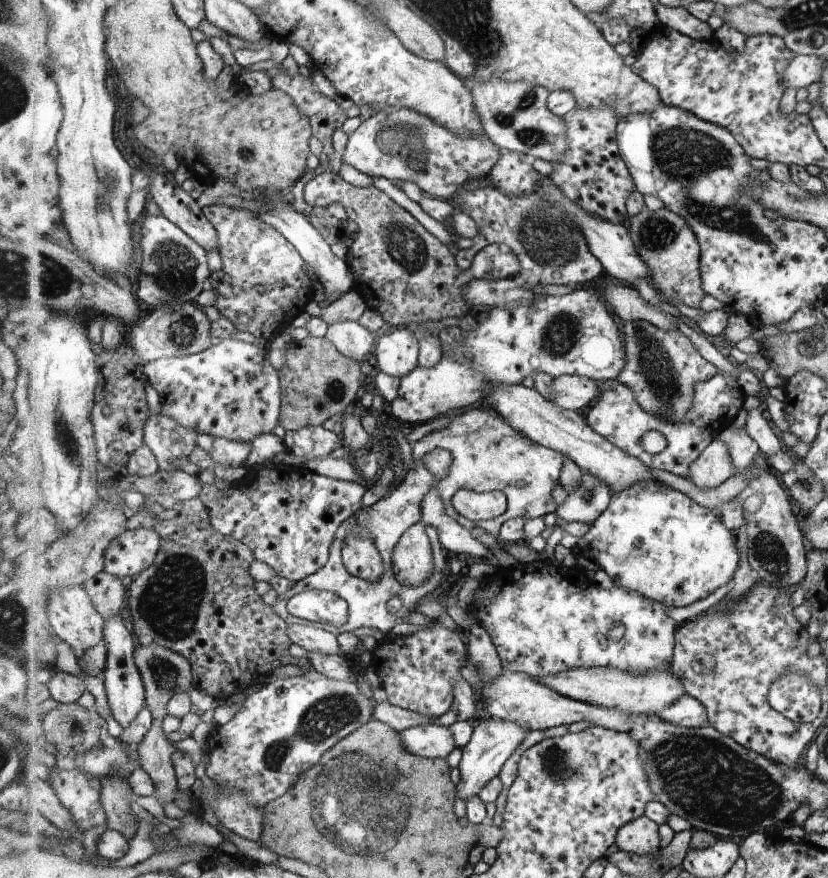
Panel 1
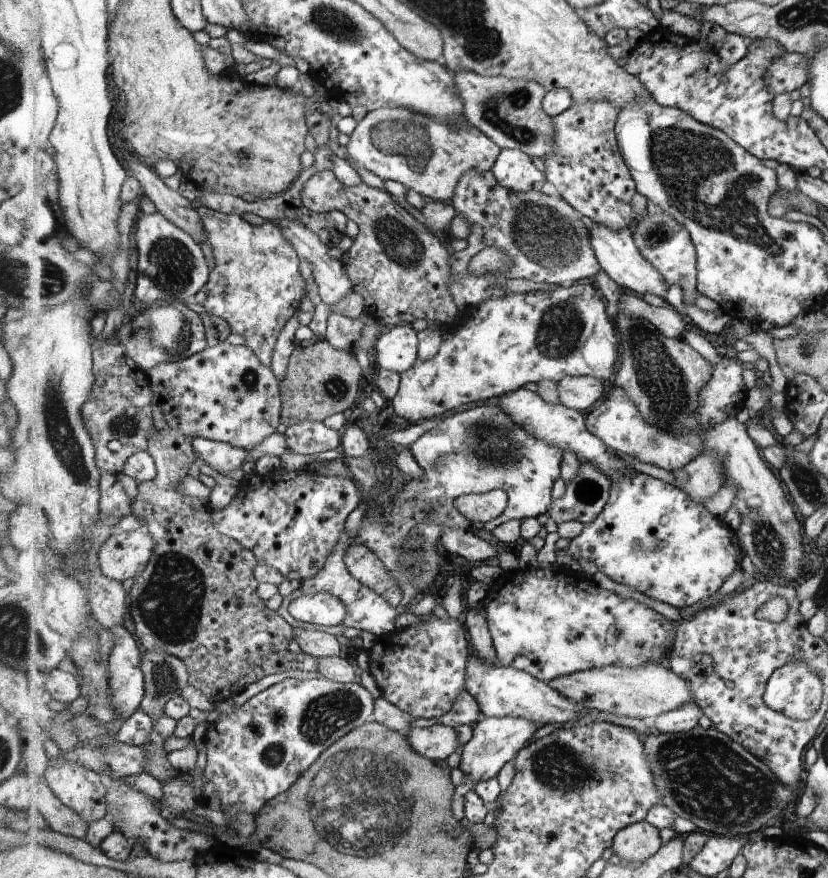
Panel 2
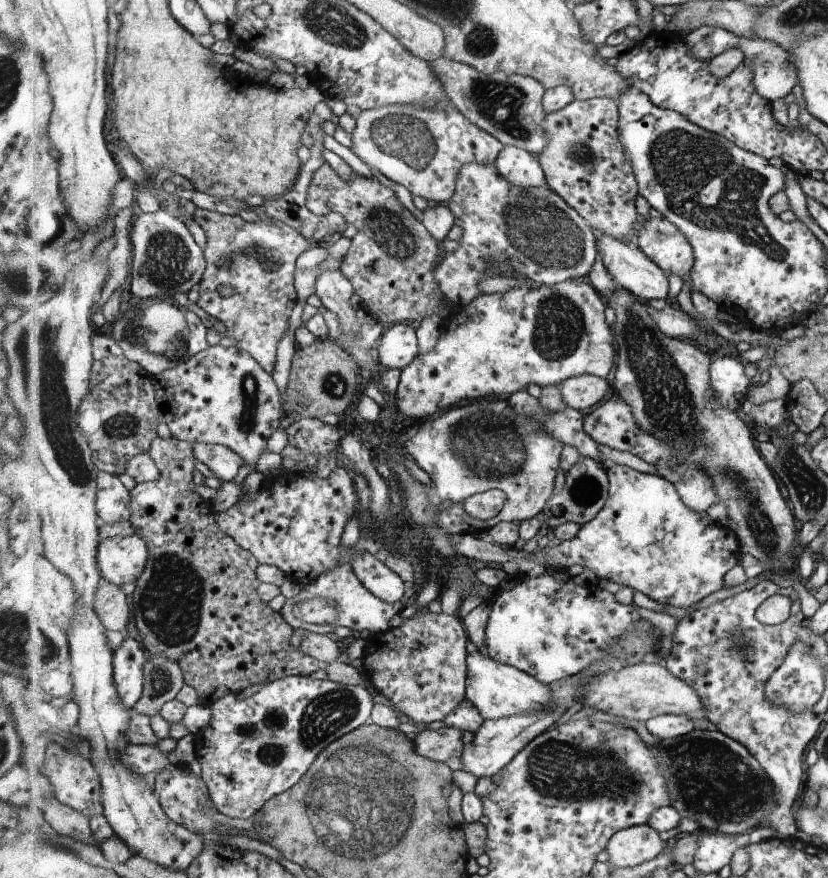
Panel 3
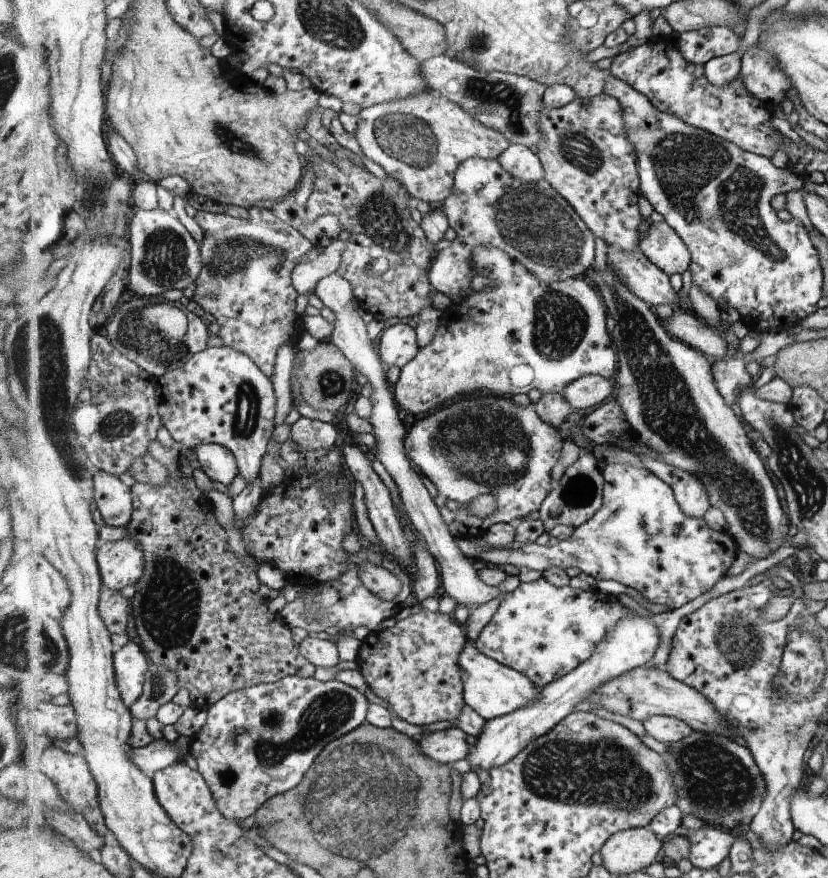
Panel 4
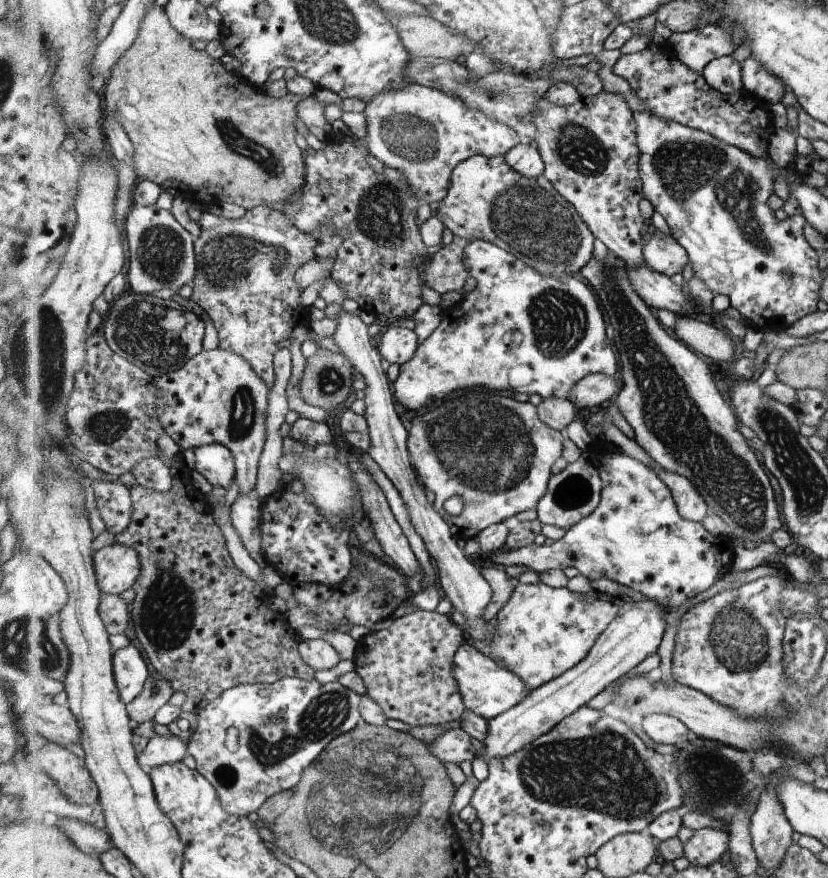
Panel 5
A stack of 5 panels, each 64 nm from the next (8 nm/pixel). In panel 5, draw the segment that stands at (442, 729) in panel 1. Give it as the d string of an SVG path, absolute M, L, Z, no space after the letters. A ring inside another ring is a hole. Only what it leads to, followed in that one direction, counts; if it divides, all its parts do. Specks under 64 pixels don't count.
M461 726L449 729L440 734L432 743L427 744L429 750L444 763L461 764L465 760L477 758L471 735Z

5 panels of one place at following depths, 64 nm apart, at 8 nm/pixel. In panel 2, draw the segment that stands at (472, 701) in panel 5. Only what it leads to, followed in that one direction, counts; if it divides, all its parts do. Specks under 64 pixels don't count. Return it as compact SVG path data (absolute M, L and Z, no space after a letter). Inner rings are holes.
M472 650L467 672L465 672L465 688L477 699L483 714L487 717L517 717L532 720L536 725L562 725L573 718L579 718L579 712L589 708L582 706L565 695L561 695L548 682L535 678L528 672L515 667L503 667L499 663L491 666L481 660Z

